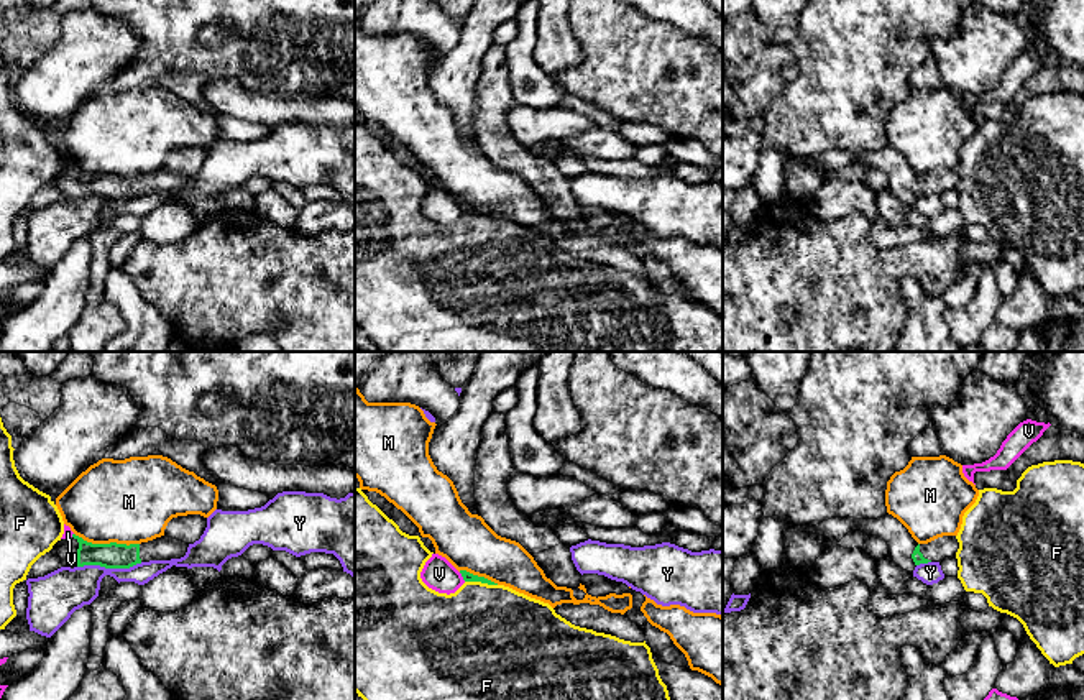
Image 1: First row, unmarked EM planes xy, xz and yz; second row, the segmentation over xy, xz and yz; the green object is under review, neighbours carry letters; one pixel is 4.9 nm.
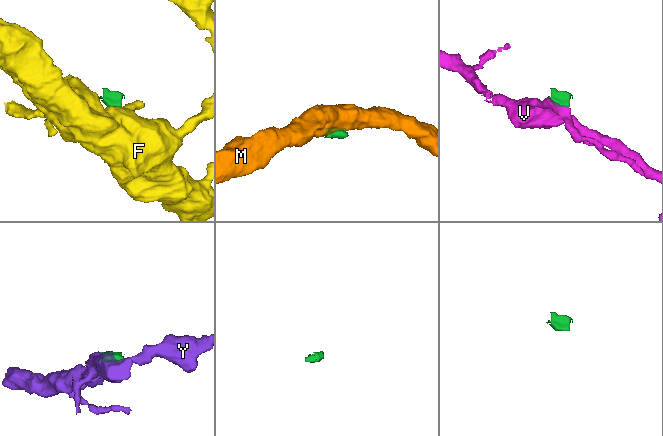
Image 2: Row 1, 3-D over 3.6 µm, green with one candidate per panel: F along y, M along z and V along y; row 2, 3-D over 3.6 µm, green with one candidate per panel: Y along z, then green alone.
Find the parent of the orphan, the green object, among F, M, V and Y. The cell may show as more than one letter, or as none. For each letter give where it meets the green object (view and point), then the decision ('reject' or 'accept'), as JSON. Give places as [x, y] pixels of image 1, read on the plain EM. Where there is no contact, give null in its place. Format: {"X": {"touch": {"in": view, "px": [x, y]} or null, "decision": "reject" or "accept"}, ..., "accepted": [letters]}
{"F": {"touch": {"in": "xz", "px": [482, 214]}, "decision": "reject"}, "M": {"touch": {"in": "xy", "px": [107, 176]}, "decision": "reject"}, "V": {"touch": {"in": "xz", "px": [462, 207]}, "decision": "reject"}, "Y": {"touch": {"in": "xy", "px": [109, 199]}, "decision": "reject"}, "accepted": []}

